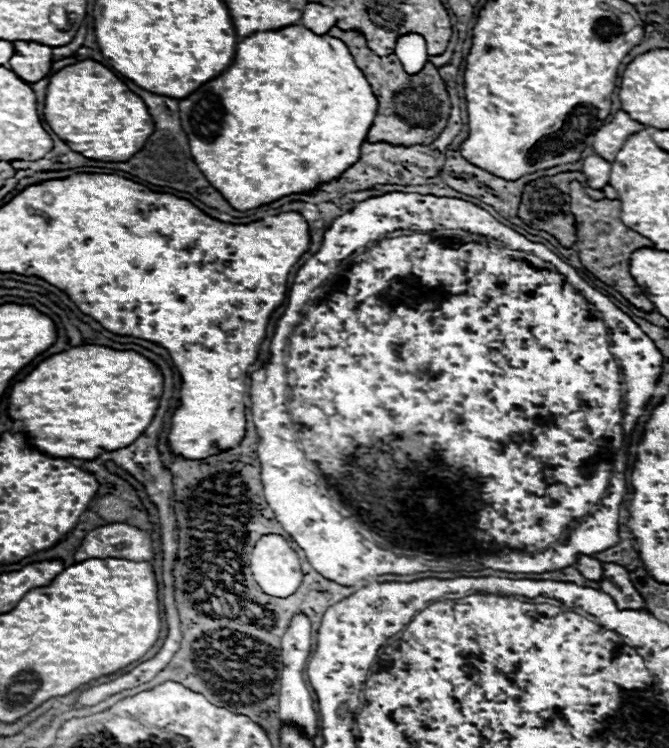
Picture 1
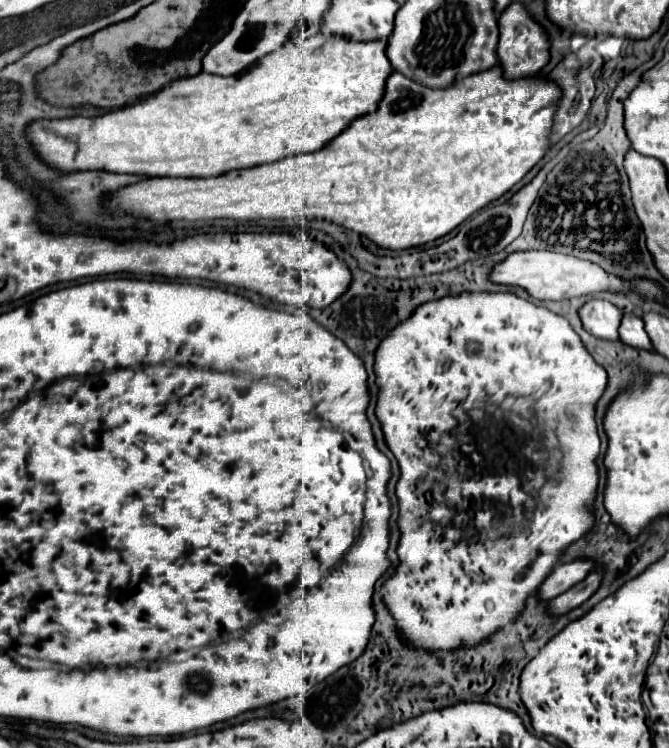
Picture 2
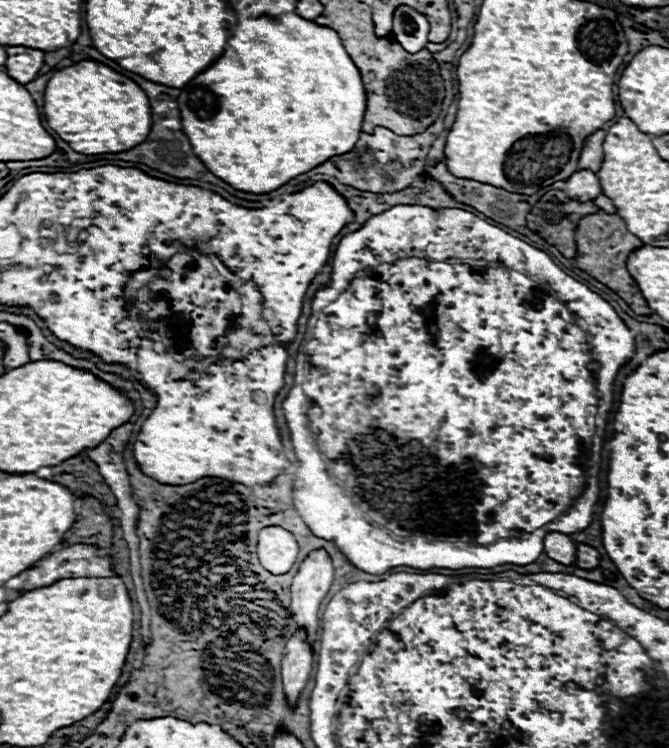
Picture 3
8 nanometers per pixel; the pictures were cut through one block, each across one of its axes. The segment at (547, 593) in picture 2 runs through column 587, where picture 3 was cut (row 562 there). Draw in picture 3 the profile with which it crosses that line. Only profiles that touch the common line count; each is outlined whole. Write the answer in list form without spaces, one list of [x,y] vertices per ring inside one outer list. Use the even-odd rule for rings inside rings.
[[[552,532],[544,538],[544,552],[564,566],[576,564],[576,542],[560,532]]]

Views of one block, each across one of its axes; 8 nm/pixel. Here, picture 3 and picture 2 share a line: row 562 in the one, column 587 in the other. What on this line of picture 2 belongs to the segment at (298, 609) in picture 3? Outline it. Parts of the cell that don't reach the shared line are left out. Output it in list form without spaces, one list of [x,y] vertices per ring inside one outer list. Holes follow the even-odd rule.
[[[592,298],[578,310],[578,314],[580,314],[584,330],[590,332],[592,336],[600,336],[604,340],[618,338],[618,326],[622,320],[622,312],[614,304]]]

